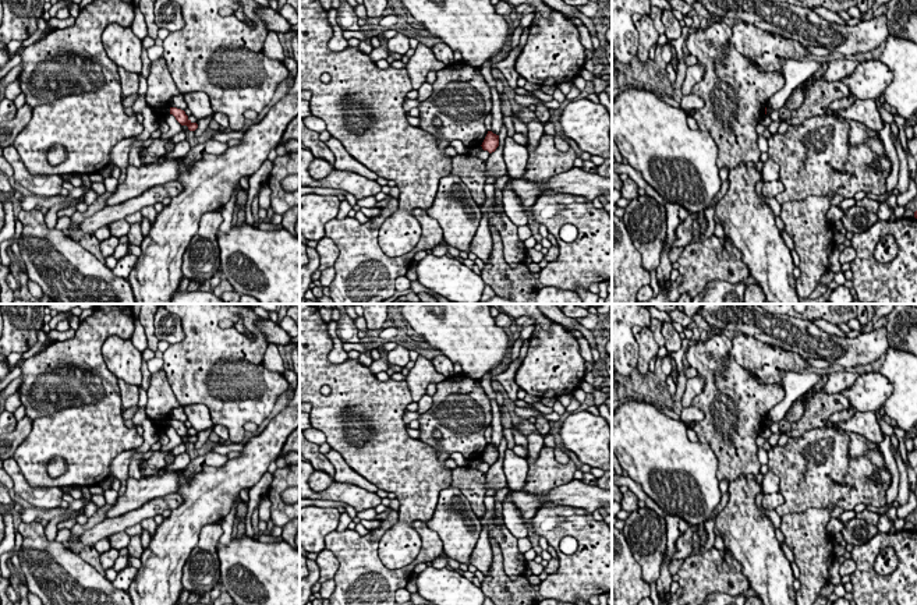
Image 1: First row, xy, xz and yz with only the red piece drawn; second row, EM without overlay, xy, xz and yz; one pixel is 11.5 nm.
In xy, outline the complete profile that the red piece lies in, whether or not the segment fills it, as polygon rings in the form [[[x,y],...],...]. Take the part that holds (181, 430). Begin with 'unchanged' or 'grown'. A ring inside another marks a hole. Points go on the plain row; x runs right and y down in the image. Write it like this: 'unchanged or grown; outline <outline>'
unchanged; outline [[[170,420],[170,427],[173,427],[181,438],[187,438],[190,443],[195,443],[198,441],[198,436],[192,435],[181,421]]]

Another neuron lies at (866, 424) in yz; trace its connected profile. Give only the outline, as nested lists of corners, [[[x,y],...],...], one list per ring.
[[[854,411],[854,415],[849,421],[838,421],[835,424],[845,431],[863,435],[871,442],[879,443],[884,441],[885,434],[877,421],[875,413],[872,411]]]

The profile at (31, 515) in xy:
[[[29,507],[24,509],[20,514],[22,523],[33,523],[36,520],[50,521],[56,516],[67,514],[70,519],[75,519],[79,514],[79,510],[70,513],[67,509],[54,507],[54,509],[42,509],[42,507]]]

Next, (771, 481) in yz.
[[[768,470],[761,484],[764,495],[779,492],[779,482],[780,482],[779,477],[773,471]]]

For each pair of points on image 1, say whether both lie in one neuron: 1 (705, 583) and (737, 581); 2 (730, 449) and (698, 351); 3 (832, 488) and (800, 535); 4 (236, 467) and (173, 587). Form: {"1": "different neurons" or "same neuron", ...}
{"1": "same neuron", "2": "same neuron", "3": "different neurons", "4": "same neuron"}

